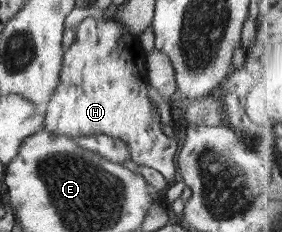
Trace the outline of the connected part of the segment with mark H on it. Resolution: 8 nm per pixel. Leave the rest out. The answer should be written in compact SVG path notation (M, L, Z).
M88 16L76 27L75 40L64 52L59 74L60 84L55 88L51 99L45 105L44 129L57 135L72 138L103 134L123 140L128 145L130 159L139 166L158 169L169 185L176 183L177 167L175 153L177 140L169 138L163 132L157 105L149 98L148 69L144 65L145 57L137 36L113 19L100 19Z

